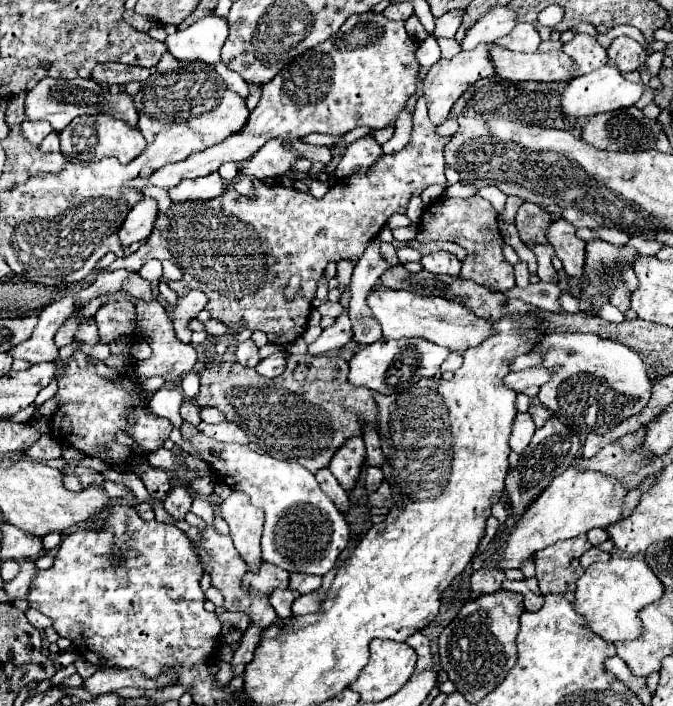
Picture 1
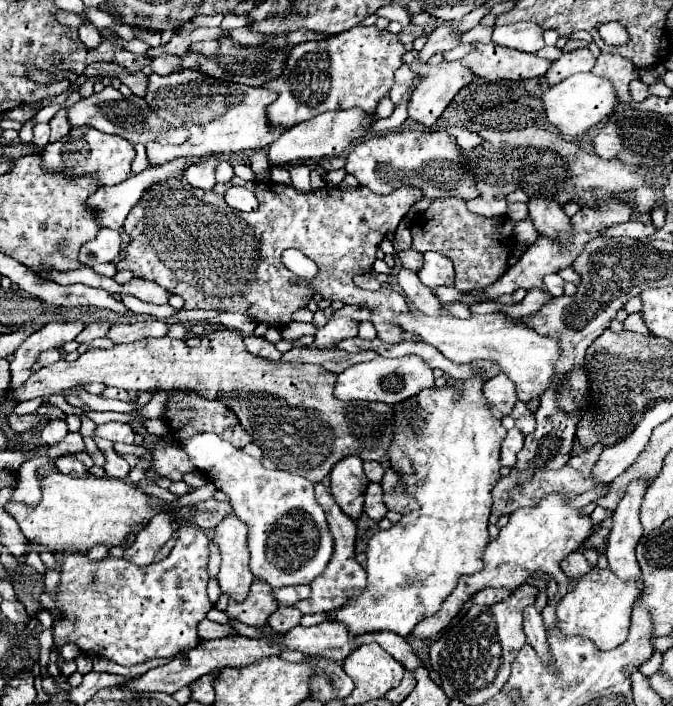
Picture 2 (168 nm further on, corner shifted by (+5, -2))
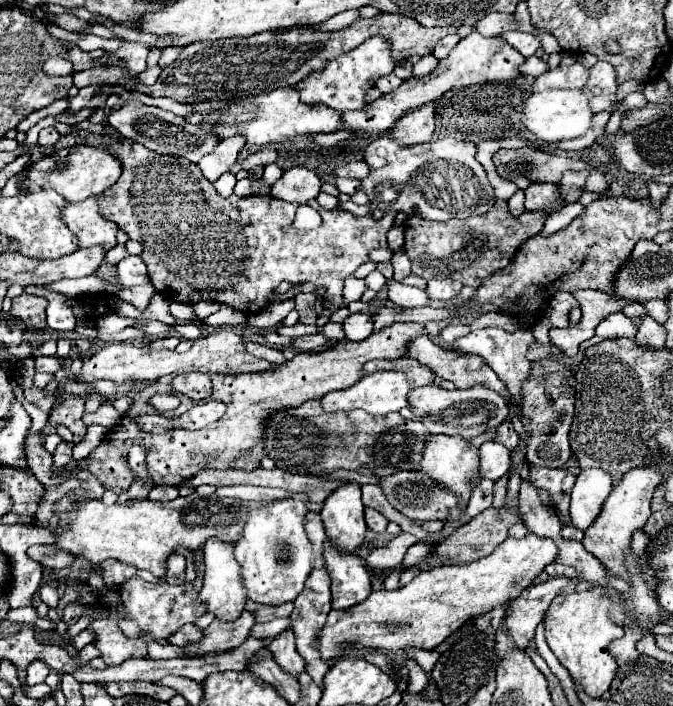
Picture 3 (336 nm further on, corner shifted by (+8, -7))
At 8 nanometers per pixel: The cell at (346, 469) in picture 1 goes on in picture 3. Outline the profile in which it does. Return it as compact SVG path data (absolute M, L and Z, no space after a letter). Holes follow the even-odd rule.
M348 482L340 486L324 502L320 512L328 540L336 550L344 554L356 552L364 542L366 522L364 522L364 504L360 494L360 484Z

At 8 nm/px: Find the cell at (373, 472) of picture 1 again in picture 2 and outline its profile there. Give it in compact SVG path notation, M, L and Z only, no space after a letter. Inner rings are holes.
M369 483L367 491L365 491L365 513L375 521L383 519L385 513L387 513L387 509L381 501L381 495L383 495L381 485L379 483Z

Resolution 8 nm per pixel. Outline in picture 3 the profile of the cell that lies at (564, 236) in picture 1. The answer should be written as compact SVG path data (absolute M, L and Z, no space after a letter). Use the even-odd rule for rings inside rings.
M534 182L528 186L526 192L526 210L538 210L538 208L548 208L550 202L556 198L556 184L550 182Z

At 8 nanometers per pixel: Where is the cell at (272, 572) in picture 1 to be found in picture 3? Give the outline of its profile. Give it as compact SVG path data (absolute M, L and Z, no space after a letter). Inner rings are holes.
M246 610L234 622L220 622L216 618L216 620L212 620L212 624L208 628L204 628L202 640L186 644L182 648L182 652L186 658L194 658L194 656L210 654L210 652L232 650L250 636L252 626L254 626L254 614L246 612Z

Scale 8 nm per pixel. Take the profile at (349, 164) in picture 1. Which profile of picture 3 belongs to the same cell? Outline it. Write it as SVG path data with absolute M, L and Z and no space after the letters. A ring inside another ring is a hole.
M380 136L368 144L364 156L366 156L364 160L370 166L370 176L364 178L362 190L368 194L370 202L376 204L382 212L404 212L408 216L416 214L426 220L444 222L450 218L470 218L476 214L484 214L496 204L494 188L490 186L482 164L474 160L476 144L472 142L464 142L458 138L444 138L420 146L400 148L392 142L392 138Z

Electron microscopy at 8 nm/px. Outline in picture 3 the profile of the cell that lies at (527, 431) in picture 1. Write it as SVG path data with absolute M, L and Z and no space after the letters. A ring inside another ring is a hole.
M484 442L480 446L480 476L488 480L502 478L510 468L510 450L498 442Z

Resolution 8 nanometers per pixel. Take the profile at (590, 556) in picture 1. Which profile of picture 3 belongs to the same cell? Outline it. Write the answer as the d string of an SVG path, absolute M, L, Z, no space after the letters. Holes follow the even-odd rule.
M552 562L552 564L546 568L546 572L548 572L550 576L570 576L570 578L576 578L576 576L578 576L578 572L576 572L574 568L562 566L562 564L558 564L558 562Z

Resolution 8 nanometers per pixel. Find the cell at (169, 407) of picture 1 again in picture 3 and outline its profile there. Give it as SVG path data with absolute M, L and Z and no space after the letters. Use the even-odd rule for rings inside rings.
M274 500L270 506L250 512L244 534L234 548L234 558L240 564L240 580L252 602L280 606L292 602L304 590L314 558L304 534L306 512L308 508L302 500Z

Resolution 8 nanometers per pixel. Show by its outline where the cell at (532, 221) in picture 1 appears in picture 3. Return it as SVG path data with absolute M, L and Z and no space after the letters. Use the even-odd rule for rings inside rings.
M516 190L514 196L508 200L508 206L510 206L512 214L520 216L520 214L524 212L524 192L522 192L522 190Z

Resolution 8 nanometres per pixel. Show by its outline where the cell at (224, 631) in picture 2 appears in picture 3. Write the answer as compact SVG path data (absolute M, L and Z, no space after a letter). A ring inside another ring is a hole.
M186 624L186 626L182 626L178 632L174 632L166 642L168 642L168 644L176 644L176 646L186 646L188 642L200 640L200 634L202 634L200 628L196 628L194 624Z

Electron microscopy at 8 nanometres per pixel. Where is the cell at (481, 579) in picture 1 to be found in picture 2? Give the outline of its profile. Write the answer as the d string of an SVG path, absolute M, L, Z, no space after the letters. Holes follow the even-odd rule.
M485 587L481 591L477 591L471 599L477 605L493 605L497 601L503 601L505 597L509 597L511 593L507 593L507 589L495 589L495 587Z

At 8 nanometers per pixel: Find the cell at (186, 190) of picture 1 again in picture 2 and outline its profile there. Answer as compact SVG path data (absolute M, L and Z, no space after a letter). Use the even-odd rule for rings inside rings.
M207 157L207 159L201 159L199 163L193 163L185 173L183 173L183 179L191 185L191 187L197 187L197 189L203 189L203 191L211 191L215 187L215 165L217 165L217 157Z

